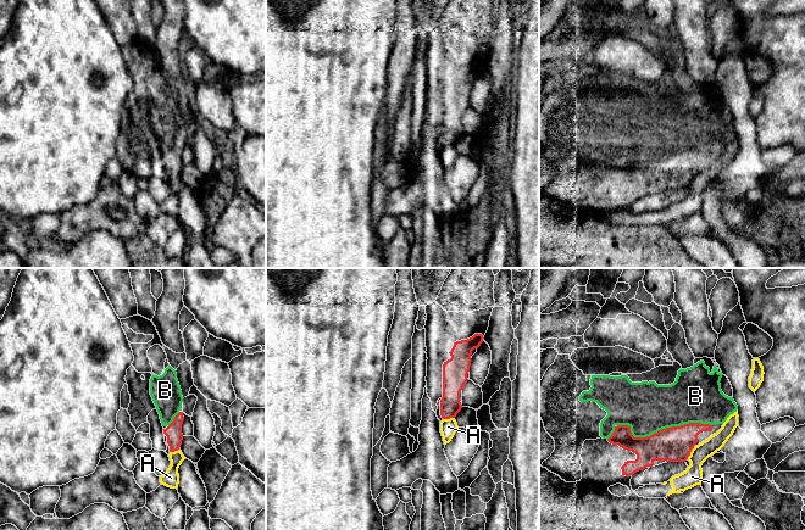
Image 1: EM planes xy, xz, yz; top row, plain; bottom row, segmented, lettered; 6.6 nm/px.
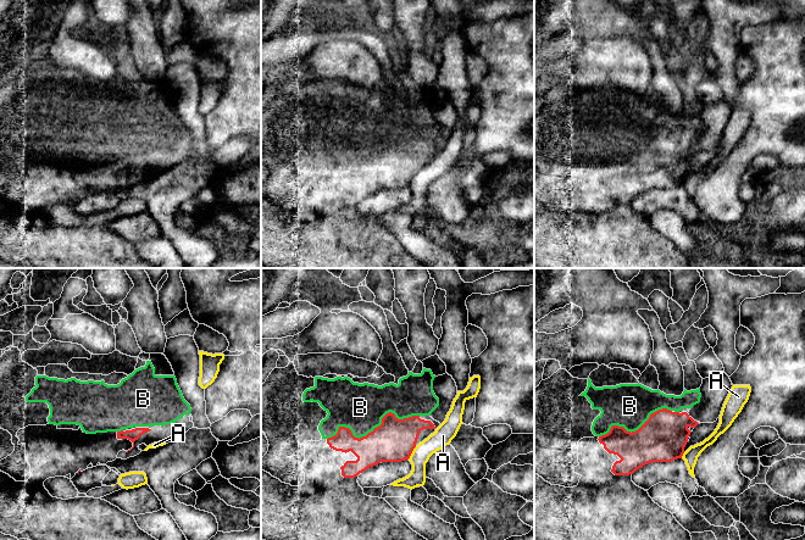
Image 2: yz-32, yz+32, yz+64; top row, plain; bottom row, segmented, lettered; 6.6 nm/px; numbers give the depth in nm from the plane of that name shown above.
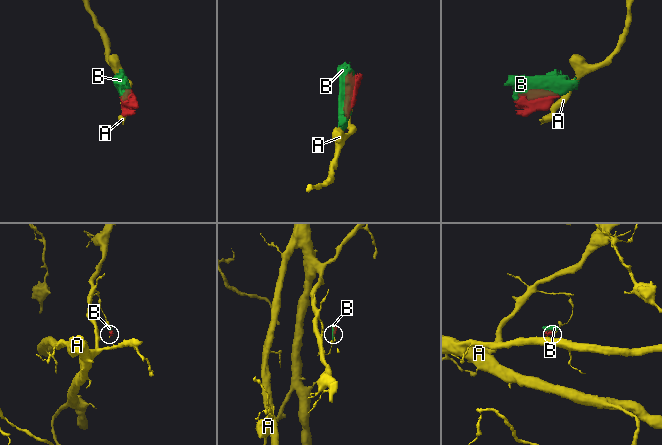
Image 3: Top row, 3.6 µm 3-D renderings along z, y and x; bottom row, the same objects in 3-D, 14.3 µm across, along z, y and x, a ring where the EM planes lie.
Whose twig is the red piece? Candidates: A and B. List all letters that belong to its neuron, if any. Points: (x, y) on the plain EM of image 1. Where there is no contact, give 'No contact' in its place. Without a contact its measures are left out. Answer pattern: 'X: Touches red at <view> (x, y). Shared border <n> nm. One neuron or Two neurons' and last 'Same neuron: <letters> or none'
A: Touches red at xz (448, 145). Shared border 80 nm. Two neurons
B: Touches red at yz (662, 156). Shared border 600 nm. One neuron
Same neuron: B

